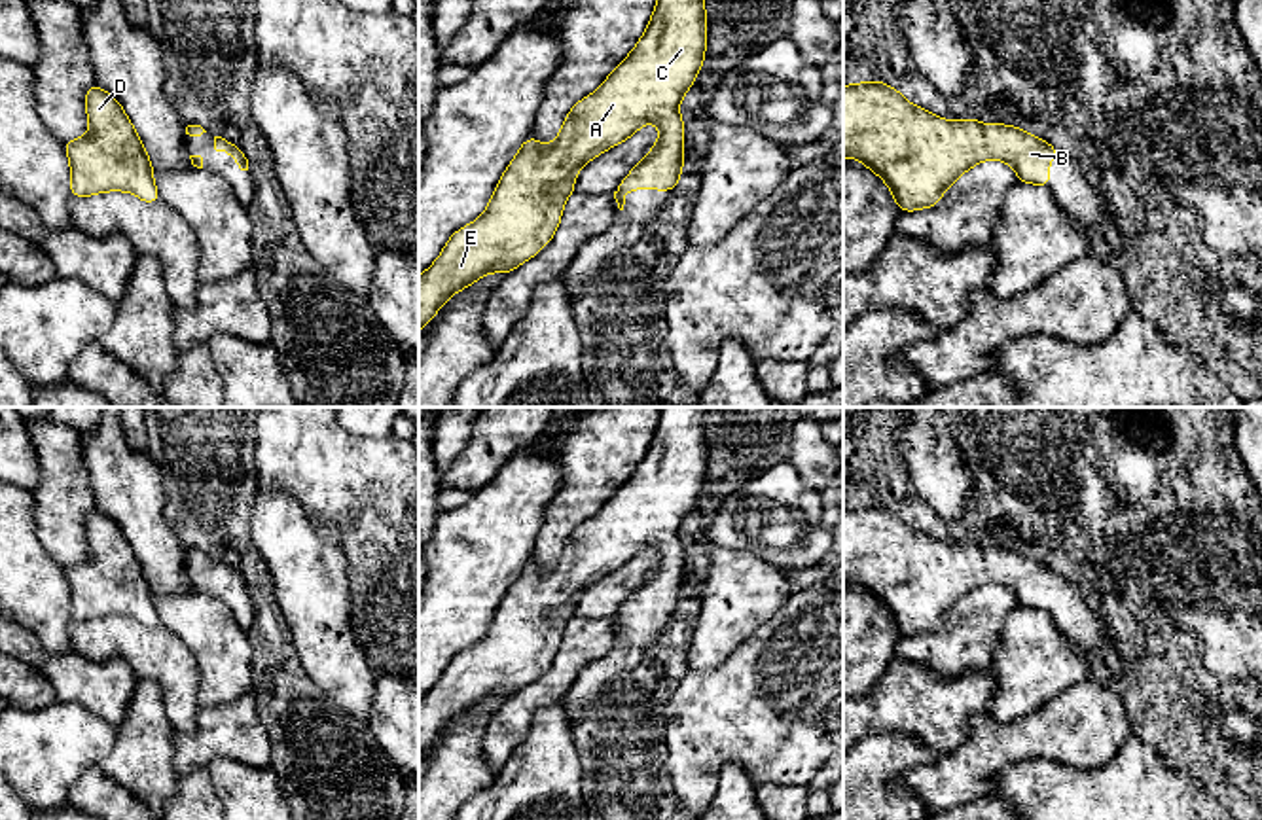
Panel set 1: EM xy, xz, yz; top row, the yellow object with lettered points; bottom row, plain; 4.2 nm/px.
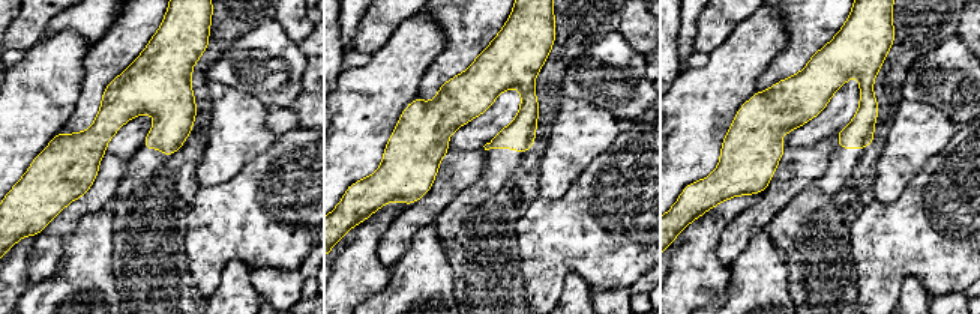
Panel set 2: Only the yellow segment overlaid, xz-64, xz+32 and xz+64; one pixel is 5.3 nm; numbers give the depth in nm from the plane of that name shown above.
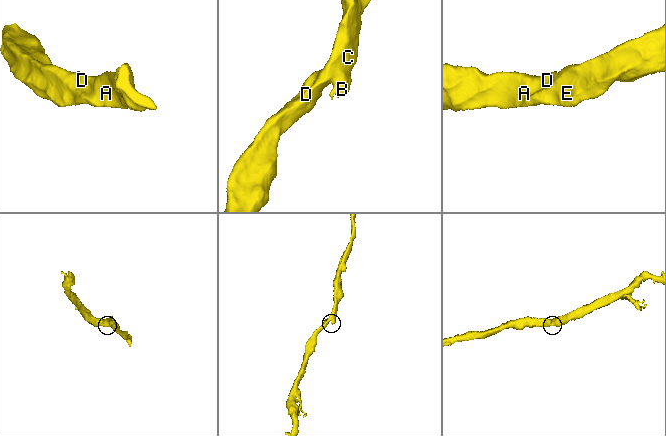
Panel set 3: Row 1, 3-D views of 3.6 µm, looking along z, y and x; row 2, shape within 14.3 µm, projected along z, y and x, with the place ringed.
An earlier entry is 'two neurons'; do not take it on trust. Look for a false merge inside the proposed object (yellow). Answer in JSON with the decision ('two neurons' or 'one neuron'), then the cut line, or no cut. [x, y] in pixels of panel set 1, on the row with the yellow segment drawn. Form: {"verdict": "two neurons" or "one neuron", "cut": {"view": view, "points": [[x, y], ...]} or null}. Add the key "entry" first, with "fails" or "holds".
{"entry": "fails", "verdict": "one neuron", "cut": null}

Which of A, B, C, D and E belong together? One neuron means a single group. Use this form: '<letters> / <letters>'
A B C D E

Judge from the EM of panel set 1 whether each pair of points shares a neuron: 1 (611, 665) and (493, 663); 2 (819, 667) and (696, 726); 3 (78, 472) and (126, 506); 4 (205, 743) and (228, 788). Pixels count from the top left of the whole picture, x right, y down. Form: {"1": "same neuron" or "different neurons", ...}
{"1": "same neuron", "2": "same neuron", "3": "different neurons", "4": "different neurons"}

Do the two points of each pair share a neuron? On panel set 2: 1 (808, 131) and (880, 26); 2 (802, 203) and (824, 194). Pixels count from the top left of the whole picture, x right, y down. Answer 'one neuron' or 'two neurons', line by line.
1: two neurons
2: one neuron

